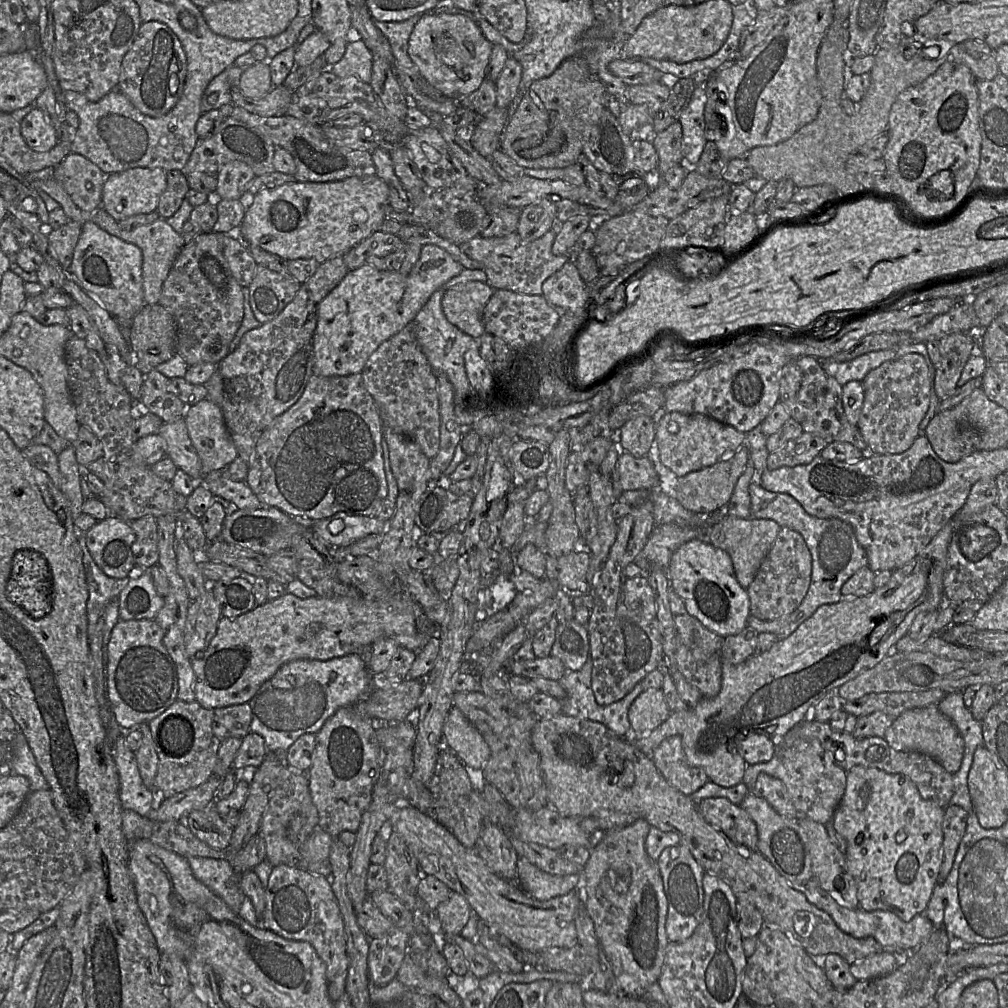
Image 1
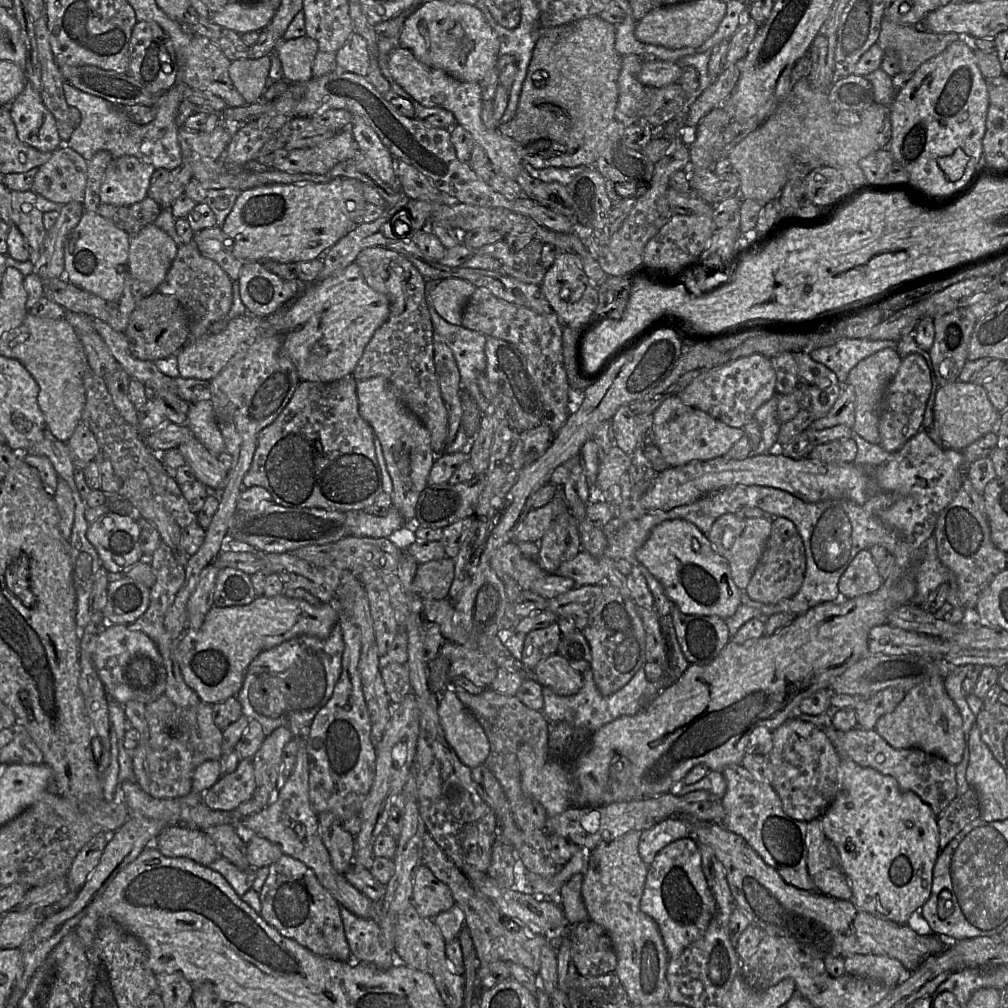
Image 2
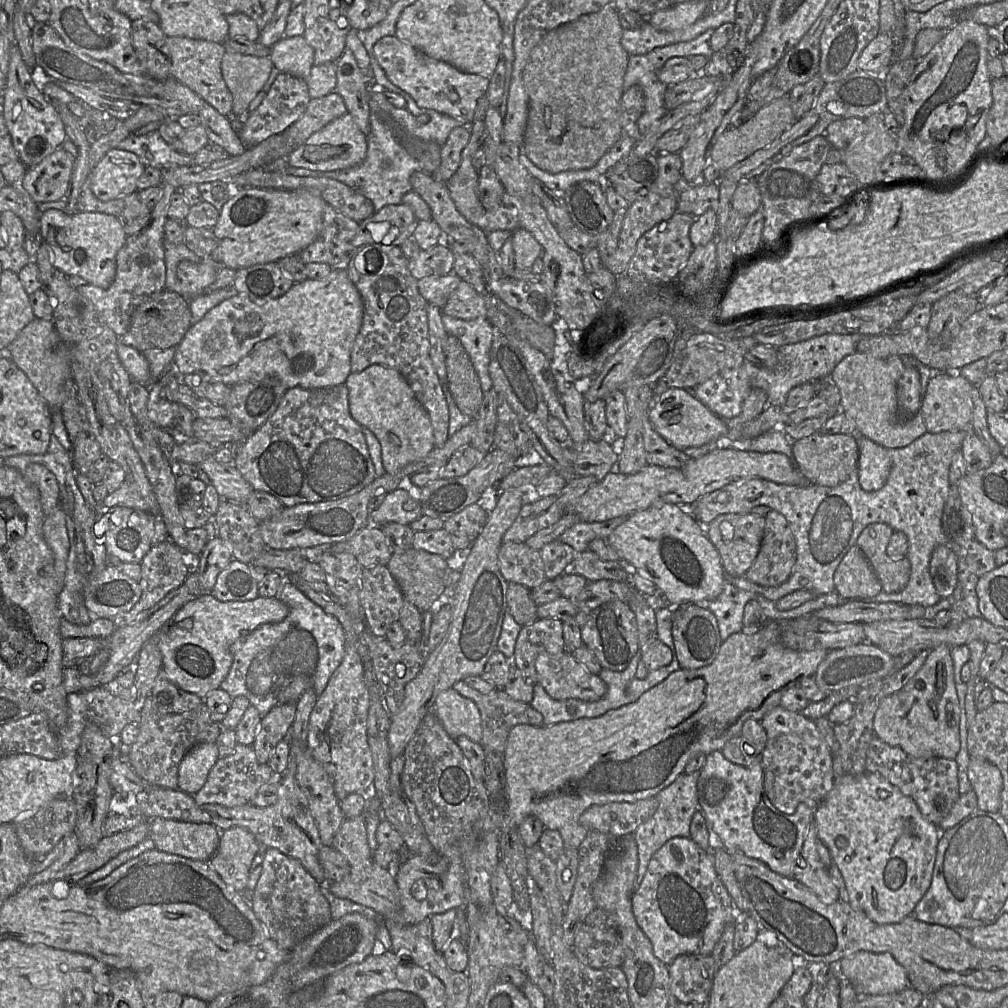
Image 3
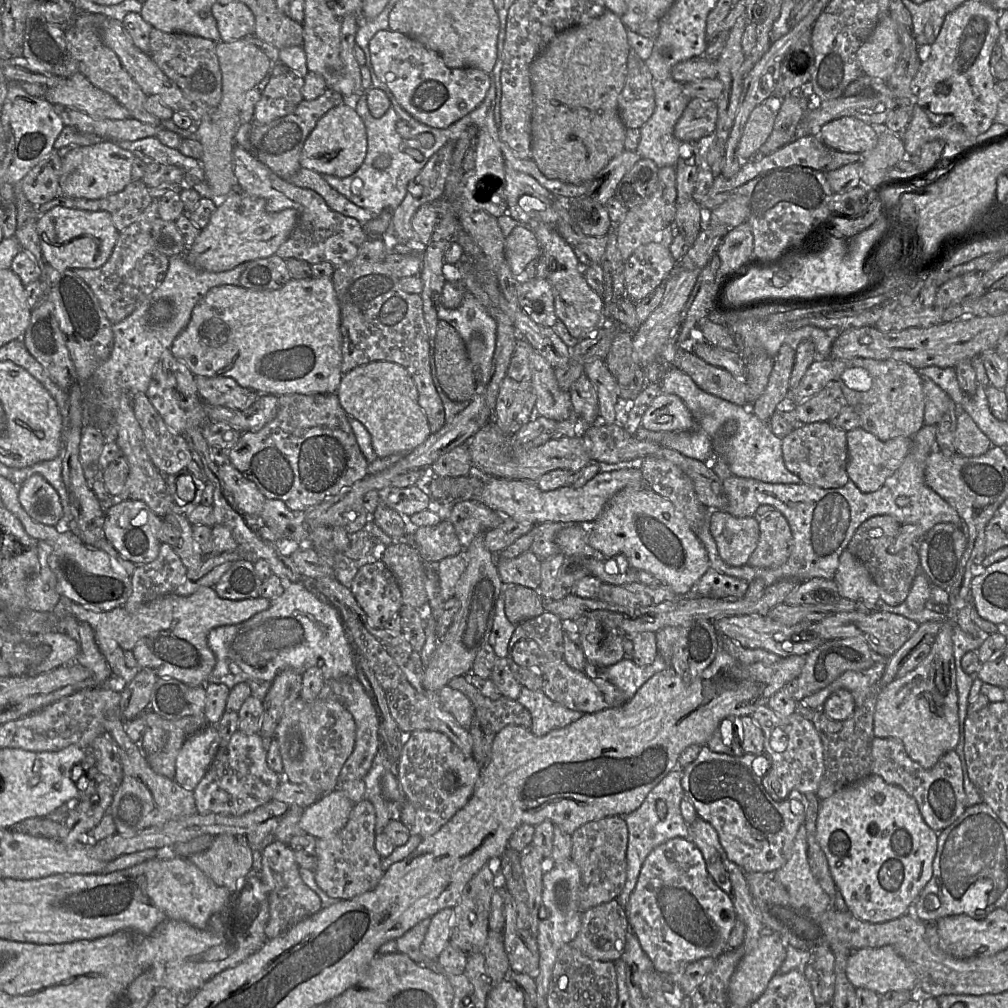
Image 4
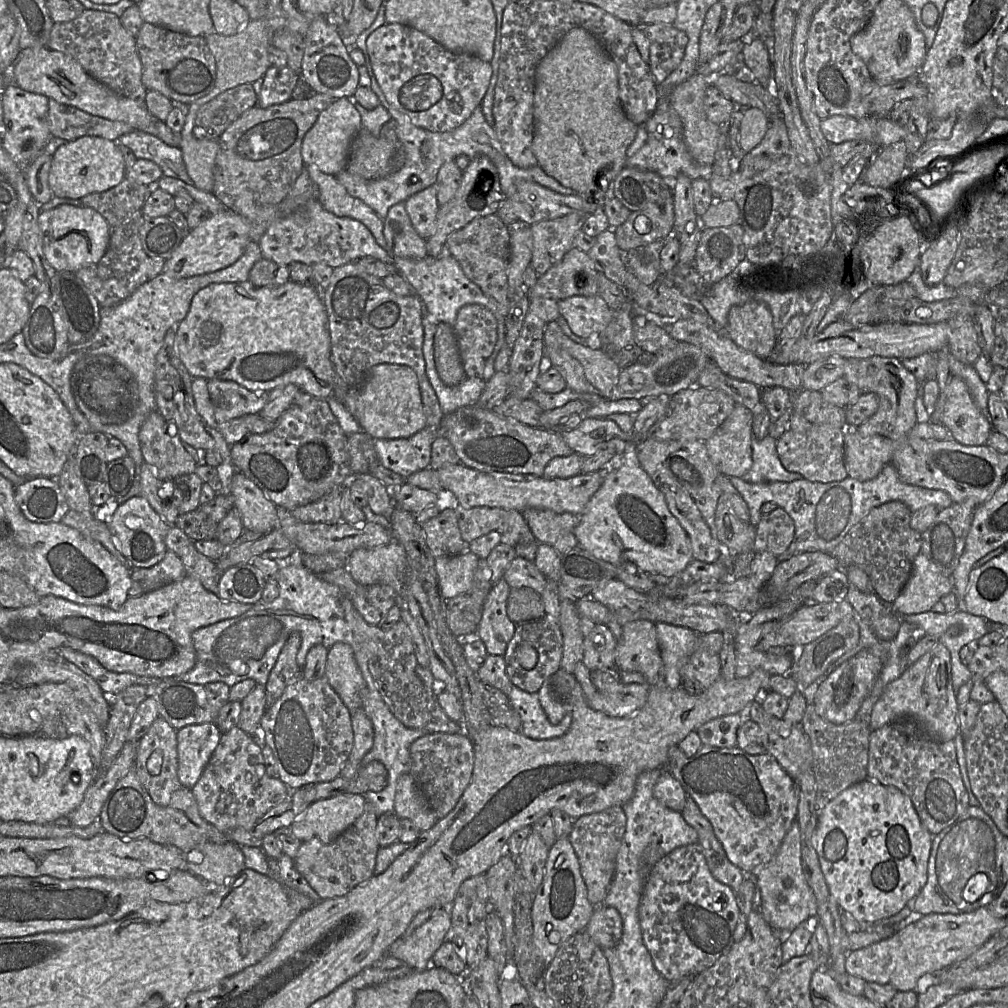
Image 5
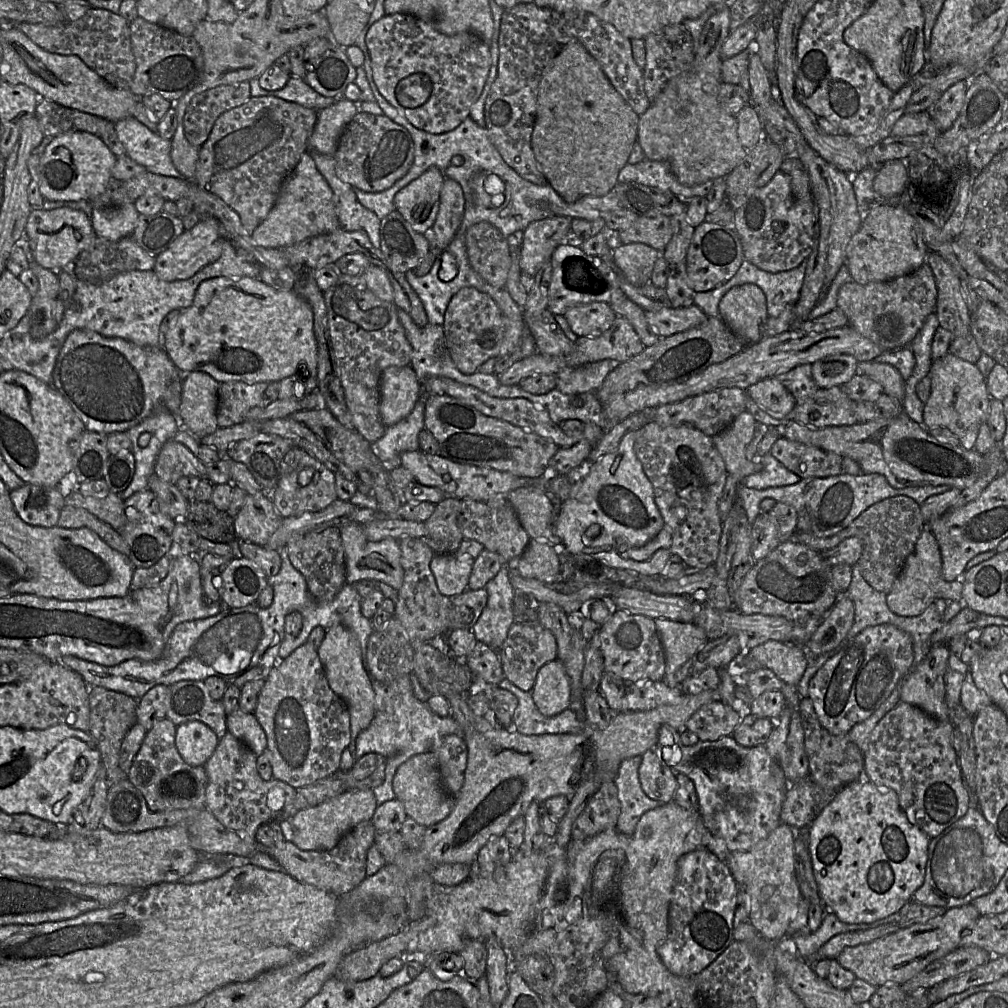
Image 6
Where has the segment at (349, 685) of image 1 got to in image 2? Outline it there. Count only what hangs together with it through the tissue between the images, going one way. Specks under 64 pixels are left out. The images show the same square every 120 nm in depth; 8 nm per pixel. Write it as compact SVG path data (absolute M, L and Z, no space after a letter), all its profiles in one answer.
M337 623L325 639L297 636L259 653L249 664L241 690L236 695L243 714L257 720L265 736L279 727L291 730L293 738L308 739L310 725L333 694L341 674L344 641Z

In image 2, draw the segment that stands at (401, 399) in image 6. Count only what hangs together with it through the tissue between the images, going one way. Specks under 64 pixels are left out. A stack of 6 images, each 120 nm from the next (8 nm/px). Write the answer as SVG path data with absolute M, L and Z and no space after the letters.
M383 377L357 381L357 397L360 416L372 427L382 446L386 467L393 482L392 506L398 509L406 524L413 524L415 523L419 496L428 486L429 473L437 457L431 446L430 433L422 422L401 402L391 383Z

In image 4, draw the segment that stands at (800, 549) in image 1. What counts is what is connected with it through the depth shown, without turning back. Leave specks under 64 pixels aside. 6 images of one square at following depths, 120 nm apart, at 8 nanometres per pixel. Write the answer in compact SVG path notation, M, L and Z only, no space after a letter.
M774 509L760 517L759 541L748 564L758 568L777 568L785 564L793 549L793 537L784 515Z

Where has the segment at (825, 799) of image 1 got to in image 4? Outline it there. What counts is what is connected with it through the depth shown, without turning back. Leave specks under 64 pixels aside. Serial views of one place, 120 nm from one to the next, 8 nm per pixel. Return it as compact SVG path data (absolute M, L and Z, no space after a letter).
M767 704L757 707L751 716L763 731L764 752L769 755L770 768L763 777L763 784L770 796L782 801L793 790L802 794L816 793L824 773L824 761L822 741L812 721L798 713L781 716Z

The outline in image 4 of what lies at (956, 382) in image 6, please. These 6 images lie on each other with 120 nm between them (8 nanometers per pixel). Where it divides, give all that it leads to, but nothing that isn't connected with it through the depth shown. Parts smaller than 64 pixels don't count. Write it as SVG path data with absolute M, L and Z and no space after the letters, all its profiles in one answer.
M959 407L954 445L957 453L967 457L980 456L992 446L991 440L978 427L971 415Z

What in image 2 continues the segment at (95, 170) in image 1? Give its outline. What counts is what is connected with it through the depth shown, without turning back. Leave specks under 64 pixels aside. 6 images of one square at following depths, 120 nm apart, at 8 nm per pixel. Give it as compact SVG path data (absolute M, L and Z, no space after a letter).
M67 145L60 146L52 152L51 158L44 165L39 167L31 190L61 205L73 201L83 204L87 183L87 169L88 162L79 153Z

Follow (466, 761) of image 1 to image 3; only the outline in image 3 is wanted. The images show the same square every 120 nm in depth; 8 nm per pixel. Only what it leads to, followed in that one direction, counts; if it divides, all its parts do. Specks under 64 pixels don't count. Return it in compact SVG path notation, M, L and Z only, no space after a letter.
M449 688L437 696L433 709L451 738L456 740L459 736L466 736L471 741L481 744L480 712L472 700L461 696L453 688Z

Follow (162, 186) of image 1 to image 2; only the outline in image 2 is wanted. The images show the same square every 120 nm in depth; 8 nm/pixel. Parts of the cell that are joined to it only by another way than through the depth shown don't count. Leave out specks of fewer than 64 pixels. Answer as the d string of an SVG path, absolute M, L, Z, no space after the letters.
M121 156L113 158L108 164L100 190L100 198L103 203L116 206L131 206L148 196L150 180L155 171L152 164L147 164L133 156Z

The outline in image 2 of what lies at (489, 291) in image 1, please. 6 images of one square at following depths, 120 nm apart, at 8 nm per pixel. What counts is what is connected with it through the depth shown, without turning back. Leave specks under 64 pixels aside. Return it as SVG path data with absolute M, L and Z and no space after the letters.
M445 278L429 292L428 301L447 322L461 325L464 307L476 288L461 278Z

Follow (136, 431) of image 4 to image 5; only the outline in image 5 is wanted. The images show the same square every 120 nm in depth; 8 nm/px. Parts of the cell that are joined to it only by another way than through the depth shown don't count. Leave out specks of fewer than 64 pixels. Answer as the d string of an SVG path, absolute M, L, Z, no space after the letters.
M144 462L139 469L140 496L147 499L151 507L170 525L175 524L179 515L178 508L172 504L175 489L173 479L157 476L153 467Z

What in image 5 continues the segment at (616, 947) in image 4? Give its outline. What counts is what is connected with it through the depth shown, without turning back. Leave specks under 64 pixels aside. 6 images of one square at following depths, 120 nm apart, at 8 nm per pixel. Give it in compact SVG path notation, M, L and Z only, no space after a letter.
M598 905L583 930L602 950L615 947L623 931L623 922L619 912L609 906Z

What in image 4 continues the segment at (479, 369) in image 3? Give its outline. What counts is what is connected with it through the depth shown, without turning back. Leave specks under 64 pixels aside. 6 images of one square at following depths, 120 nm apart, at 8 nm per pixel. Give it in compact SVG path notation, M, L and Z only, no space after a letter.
M469 291L464 293L461 304L450 309L439 305L437 310L439 320L452 325L461 335L466 344L473 333L483 336L485 349L479 357L481 370L481 387L491 379L492 360L496 349L497 323L487 308Z

